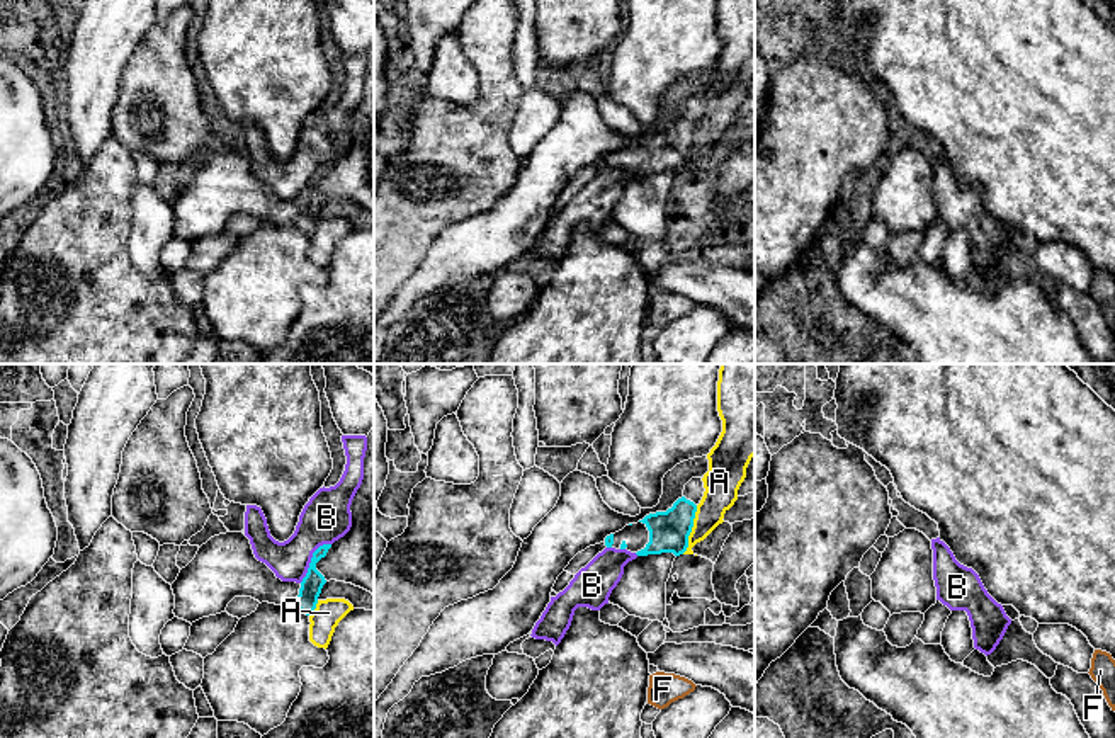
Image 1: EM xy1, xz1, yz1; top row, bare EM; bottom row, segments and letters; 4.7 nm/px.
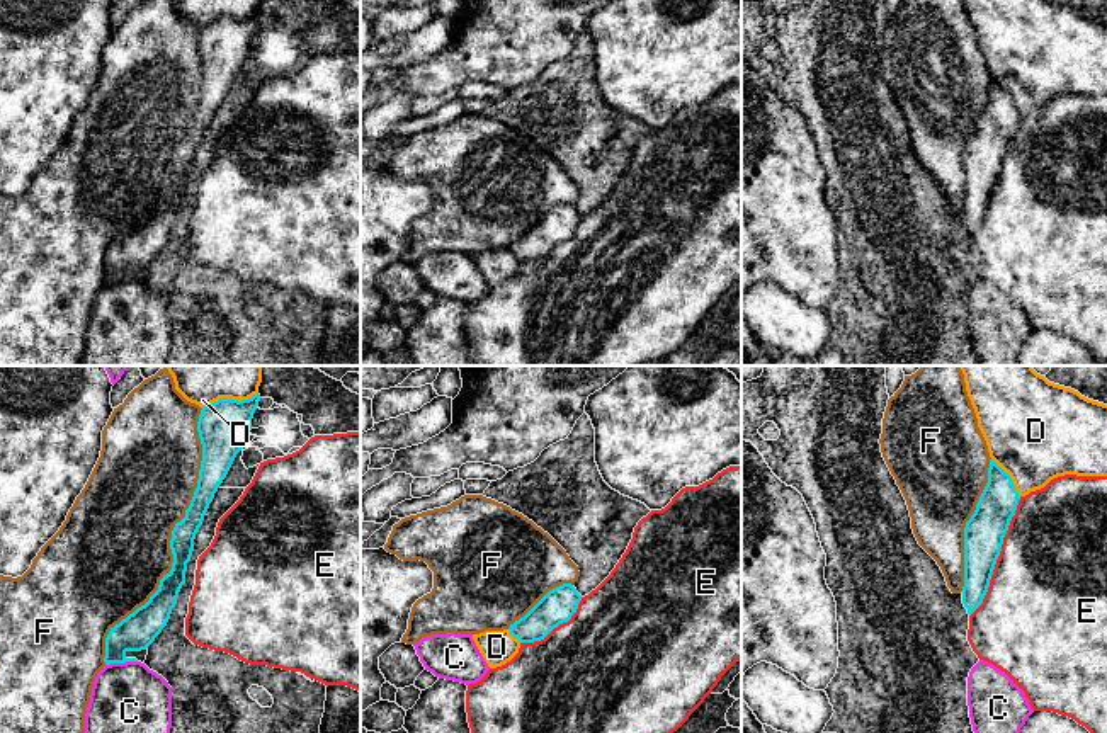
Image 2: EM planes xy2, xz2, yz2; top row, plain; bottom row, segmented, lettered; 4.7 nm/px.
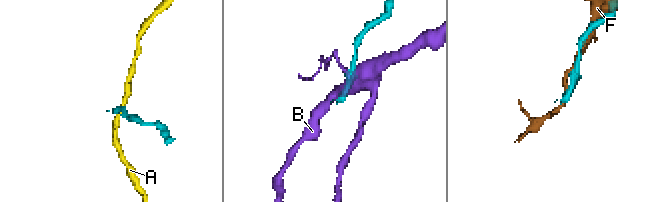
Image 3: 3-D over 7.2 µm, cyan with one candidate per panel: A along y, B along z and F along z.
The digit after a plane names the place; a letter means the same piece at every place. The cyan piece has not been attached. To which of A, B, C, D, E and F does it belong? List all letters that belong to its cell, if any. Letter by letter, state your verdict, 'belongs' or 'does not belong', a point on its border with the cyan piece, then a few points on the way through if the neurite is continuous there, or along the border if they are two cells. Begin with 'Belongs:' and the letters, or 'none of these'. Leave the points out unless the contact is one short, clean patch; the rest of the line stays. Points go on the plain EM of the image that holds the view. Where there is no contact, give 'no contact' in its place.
Belongs: none of these
A: does not belong | xz1 (690, 148) | along xz1 (697, 124), (689, 165), (682, 172)
B: does not belong | xy1 (311, 179)
C: does not belong | xy2 (121, 281)
D: does not belong | xy2 (230, 17)
E: does not belong | yz2 (999, 174)
F: does not belong | xy2 (170, 159)

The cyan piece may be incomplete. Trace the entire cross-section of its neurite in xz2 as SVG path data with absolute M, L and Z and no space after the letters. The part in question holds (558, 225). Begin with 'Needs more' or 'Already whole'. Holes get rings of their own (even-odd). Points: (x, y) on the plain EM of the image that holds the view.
Already whole. M571 202L549 209L524 236L510 243L508 250L520 262L544 259L554 247L568 241L576 231L582 214Z

